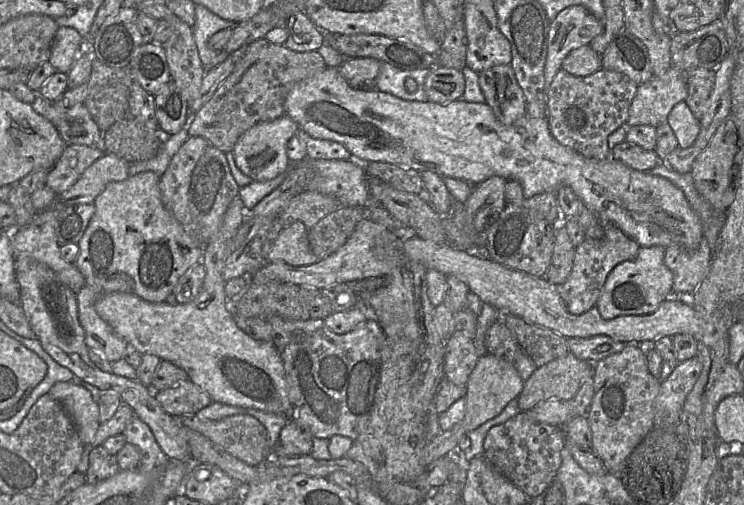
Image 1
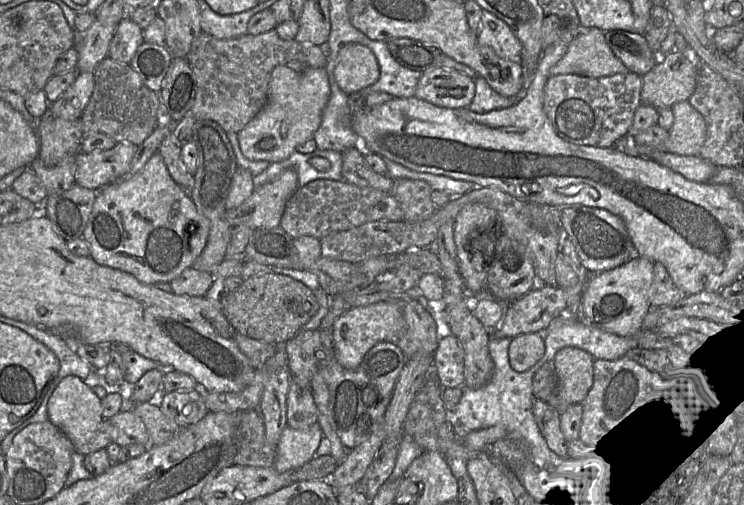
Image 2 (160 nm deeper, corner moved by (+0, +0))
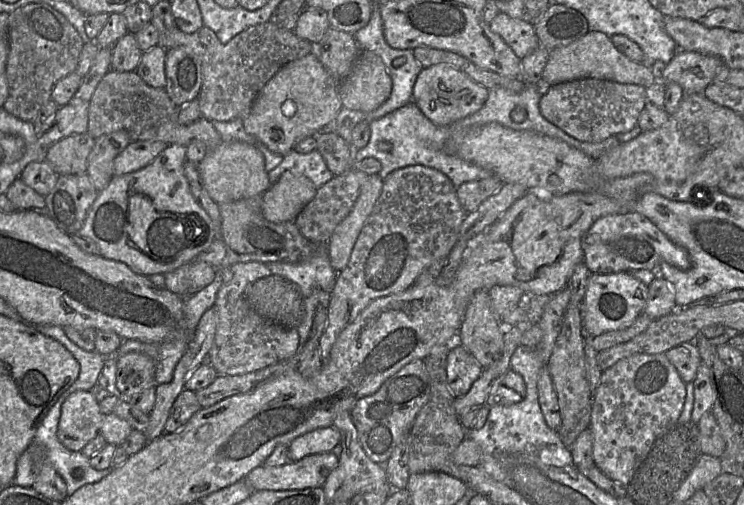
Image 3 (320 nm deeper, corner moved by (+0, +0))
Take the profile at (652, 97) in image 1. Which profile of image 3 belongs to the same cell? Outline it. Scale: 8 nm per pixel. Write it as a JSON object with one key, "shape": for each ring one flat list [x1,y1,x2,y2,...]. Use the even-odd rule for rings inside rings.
{"shape":[[678,50,666,64,662,81,679,84,685,95,702,93,722,66,722,60,716,56]]}

